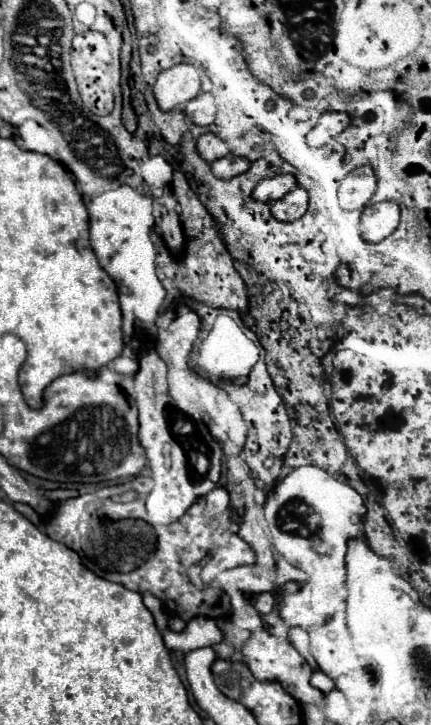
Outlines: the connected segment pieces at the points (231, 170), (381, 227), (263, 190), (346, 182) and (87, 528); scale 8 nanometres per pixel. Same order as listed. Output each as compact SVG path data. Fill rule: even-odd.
M232 154L224 156L220 160L214 160L210 166L212 166L214 176L218 176L218 178L234 178L250 168L248 160L244 160L240 156L232 156Z
M396 202L368 204L362 212L362 232L368 242L380 242L390 236L400 222L400 208Z
M280 174L274 178L264 178L260 180L260 184L254 188L252 196L258 202L274 202L280 200L284 194L288 194L290 190L296 188L296 178L292 174Z
M370 166L352 170L340 184L340 192L350 208L364 208L376 192L376 174Z
M136 476L134 480L122 484L122 486L110 486L110 488L100 488L92 494L82 494L76 498L70 498L66 502L62 502L58 506L58 516L54 518L46 518L44 522L44 530L46 534L58 538L62 544L66 544L68 548L72 548L80 558L82 564L92 570L96 576L102 576L110 582L118 582L128 590L134 592L152 592L158 600L162 600L166 606L168 604L176 604L176 616L180 616L182 620L192 620L196 616L212 616L212 600L208 602L204 598L204 592L198 592L188 576L186 570L200 562L200 556L206 556L206 552L210 552L214 548L214 532L216 532L216 522L210 520L204 514L204 498L200 498L196 504L192 504L192 508L188 508L188 512L176 520L176 524L168 524L168 526L152 526L146 522L144 516L144 500L148 496L148 492L152 490L152 480L146 476ZM116 490L136 490L138 498L134 502L126 502L126 504L118 504L112 502L110 496ZM100 516L128 516L128 518L120 518L120 520L102 520Z

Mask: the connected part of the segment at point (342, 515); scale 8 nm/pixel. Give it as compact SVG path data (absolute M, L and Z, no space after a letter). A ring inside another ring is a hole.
M300 466L294 468L284 480L276 484L274 490L268 492L268 500L264 504L264 516L268 528L274 538L274 548L296 568L310 576L310 584L336 584L342 586L346 582L346 544L350 538L362 536L362 522L354 522L352 518L362 518L366 514L366 506L362 496L348 486L346 482L330 476L326 470L318 466Z

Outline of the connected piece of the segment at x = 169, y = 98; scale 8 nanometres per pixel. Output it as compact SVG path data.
M178 64L162 70L156 84L154 96L160 110L174 110L180 104L196 98L200 94L200 76L192 64Z

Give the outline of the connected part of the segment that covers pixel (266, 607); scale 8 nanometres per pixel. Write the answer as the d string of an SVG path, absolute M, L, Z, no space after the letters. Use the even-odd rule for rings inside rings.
M264 592L256 598L256 604L254 608L260 612L260 614L268 614L272 608L274 608L274 602L276 602L276 596L274 592Z

